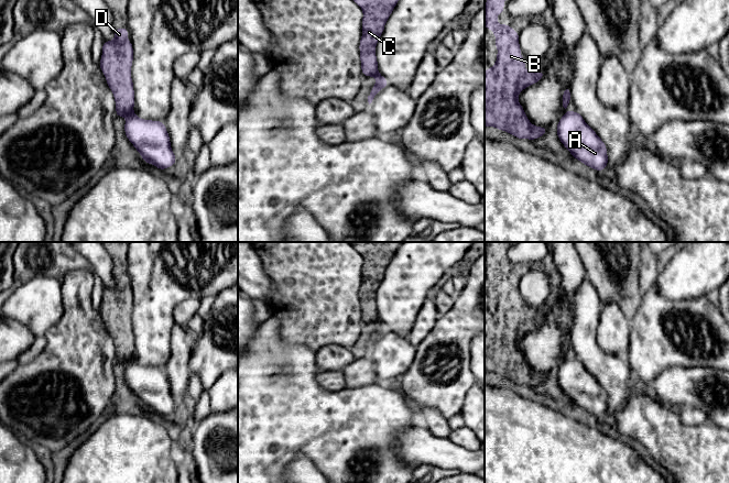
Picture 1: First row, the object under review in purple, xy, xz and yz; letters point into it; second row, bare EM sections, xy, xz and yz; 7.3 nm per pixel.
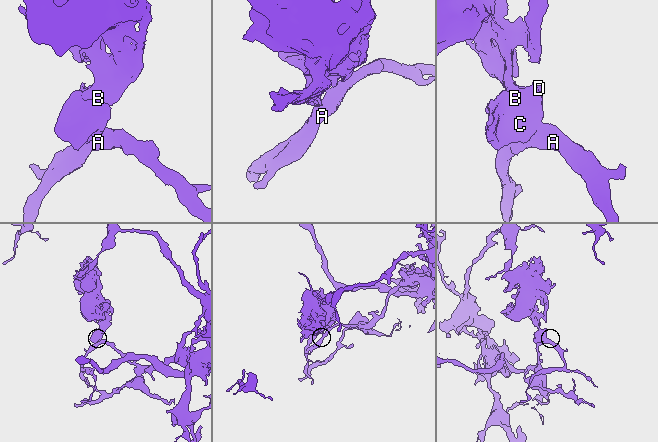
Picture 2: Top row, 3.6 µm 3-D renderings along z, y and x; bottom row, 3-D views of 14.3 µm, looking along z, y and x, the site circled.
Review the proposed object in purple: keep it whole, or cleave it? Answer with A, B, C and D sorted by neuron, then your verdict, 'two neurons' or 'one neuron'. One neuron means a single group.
A / B C D | two neurons

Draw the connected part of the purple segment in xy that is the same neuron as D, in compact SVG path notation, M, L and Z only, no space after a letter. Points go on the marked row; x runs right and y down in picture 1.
M128 29L115 30L113 41L104 41L99 67L113 94L117 117L133 113L134 89L131 78L133 46L128 40Z

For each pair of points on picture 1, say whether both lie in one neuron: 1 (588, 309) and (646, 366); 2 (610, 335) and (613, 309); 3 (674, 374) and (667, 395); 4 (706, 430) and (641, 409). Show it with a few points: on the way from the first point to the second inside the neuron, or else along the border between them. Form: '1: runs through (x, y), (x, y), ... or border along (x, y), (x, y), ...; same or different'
1: border along (627, 361), (632, 371); different
2: runs through (612, 328), (612, 316); same
3: runs through (674, 380), (674, 387), (672, 390); same
4: runs through (689, 432), (664, 432), (657, 426); same

